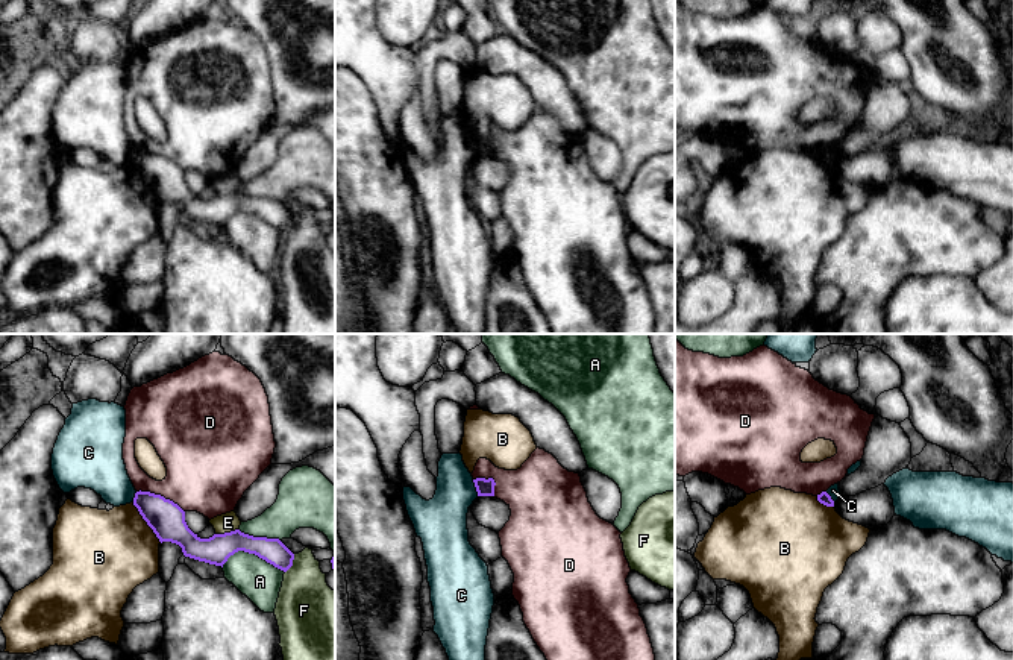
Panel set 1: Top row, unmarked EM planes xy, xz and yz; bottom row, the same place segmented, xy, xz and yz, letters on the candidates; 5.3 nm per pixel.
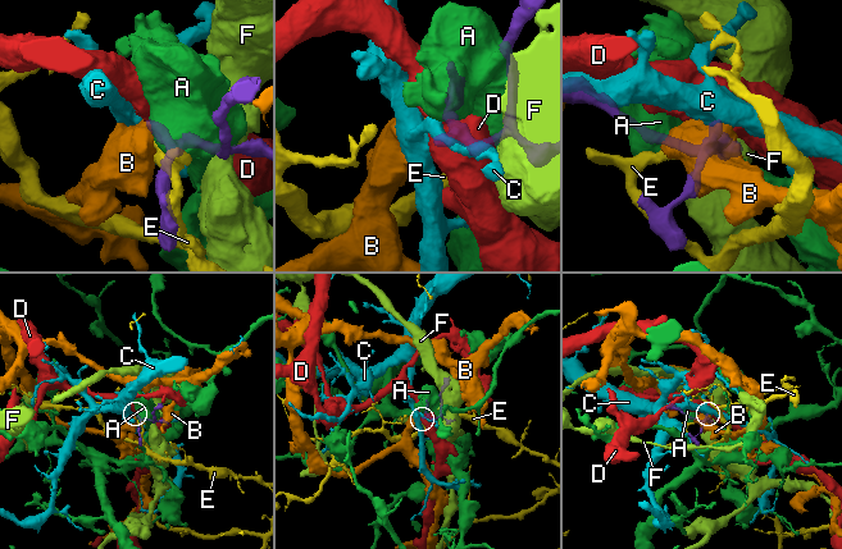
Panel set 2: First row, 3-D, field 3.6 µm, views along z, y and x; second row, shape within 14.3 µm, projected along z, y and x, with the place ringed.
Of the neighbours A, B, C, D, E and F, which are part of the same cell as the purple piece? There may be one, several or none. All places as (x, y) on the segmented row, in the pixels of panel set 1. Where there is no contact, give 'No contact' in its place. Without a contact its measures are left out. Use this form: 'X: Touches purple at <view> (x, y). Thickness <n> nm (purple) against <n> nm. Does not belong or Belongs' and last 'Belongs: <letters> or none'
A: Touches purple at xy (254, 553). Thickness 150 nm (purple) against 220 nm. Does not belong
B: Touches purple at xy (146, 521). Thickness 190 nm (purple) against 440 nm. Does not belong
C: Touches purple at xz (475, 486). Thickness 100 nm (purple) against 260 nm. Does not belong
D: Touches purple at xy (159, 495). Thickness 190 nm (purple) against 380 nm. Does not belong
E: Touches purple at xy (226, 533). Thickness 150 nm (purple) against 100 nm. Does not belong
F: Touches purple at xy (291, 563). Thickness 140 nm (purple) against 320 nm. Does not belong
Belongs: none

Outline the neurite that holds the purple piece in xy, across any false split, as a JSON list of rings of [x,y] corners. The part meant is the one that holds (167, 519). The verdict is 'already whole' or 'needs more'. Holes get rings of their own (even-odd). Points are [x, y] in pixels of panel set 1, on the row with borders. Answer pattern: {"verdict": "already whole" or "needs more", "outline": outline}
{"verdict": "already whole", "outline": [[[140,490],[135,493],[133,505],[159,542],[179,545],[185,557],[223,567],[231,555],[244,551],[284,572],[293,566],[294,554],[279,539],[253,537],[240,530],[200,539],[188,528],[185,511],[170,499]]]}

